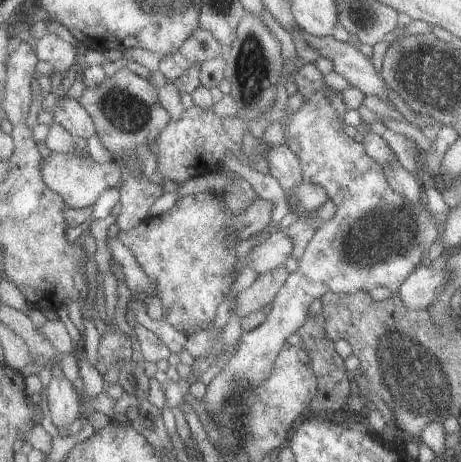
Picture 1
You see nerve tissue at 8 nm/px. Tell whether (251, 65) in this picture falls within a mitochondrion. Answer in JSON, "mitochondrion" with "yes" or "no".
{"mitochondrion":"yes"}

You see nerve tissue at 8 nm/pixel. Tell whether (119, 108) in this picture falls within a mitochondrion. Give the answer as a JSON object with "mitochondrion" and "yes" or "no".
{"mitochondrion":"yes"}

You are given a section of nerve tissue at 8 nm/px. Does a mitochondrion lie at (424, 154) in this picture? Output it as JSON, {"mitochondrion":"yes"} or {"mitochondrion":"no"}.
{"mitochondrion":"no"}

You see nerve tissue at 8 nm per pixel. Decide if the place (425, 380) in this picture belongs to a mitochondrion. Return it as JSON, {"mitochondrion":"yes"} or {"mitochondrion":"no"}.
{"mitochondrion":"yes"}

